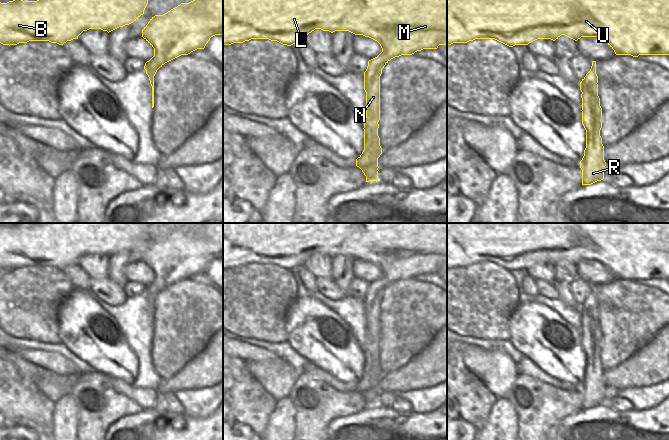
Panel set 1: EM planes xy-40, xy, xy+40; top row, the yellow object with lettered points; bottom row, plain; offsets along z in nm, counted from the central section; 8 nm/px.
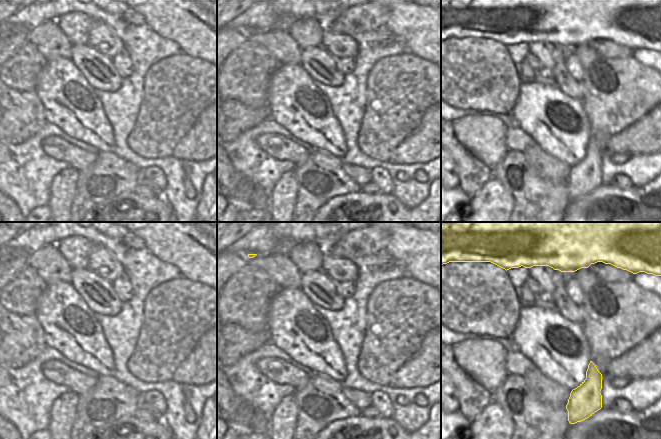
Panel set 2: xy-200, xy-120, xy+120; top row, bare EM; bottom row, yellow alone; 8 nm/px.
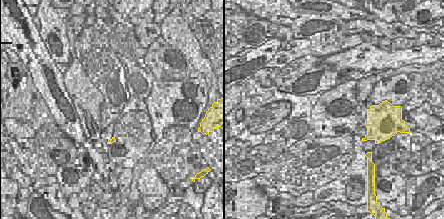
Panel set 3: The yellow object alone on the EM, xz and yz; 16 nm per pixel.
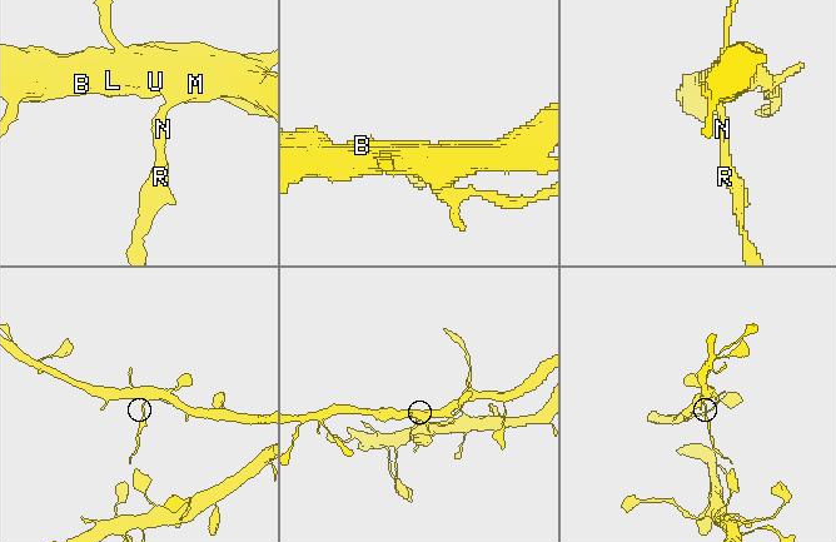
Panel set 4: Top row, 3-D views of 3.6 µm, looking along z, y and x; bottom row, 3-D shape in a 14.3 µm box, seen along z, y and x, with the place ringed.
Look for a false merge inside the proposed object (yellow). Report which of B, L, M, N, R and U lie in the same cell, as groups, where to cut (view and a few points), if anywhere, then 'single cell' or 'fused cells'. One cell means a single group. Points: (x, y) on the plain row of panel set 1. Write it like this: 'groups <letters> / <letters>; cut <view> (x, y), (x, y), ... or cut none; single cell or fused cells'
groups B L M U / N R; cut xy (381, 292), (374, 294), (374, 302), (371, 309); fused cells

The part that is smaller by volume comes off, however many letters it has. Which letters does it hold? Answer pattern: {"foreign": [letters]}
{"foreign": ["N", "R"]}

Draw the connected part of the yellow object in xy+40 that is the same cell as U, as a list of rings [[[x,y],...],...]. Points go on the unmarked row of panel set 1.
[[[447,223],[447,269],[467,267],[475,263],[495,263],[509,271],[528,269],[537,263],[555,265],[565,259],[575,265],[581,261],[599,261],[616,279],[669,279],[669,223]]]

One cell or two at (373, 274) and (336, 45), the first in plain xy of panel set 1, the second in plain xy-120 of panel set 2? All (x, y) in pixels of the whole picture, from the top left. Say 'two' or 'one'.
one

